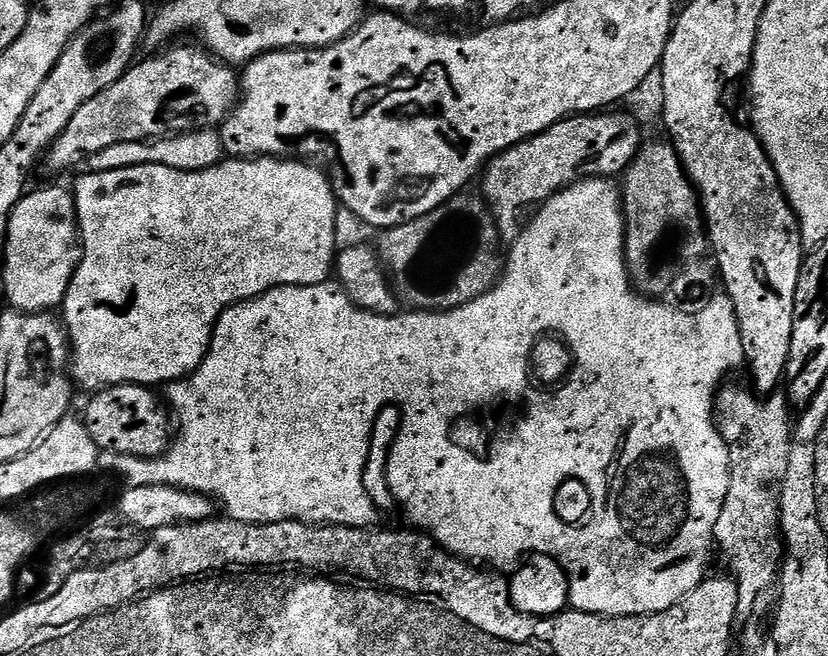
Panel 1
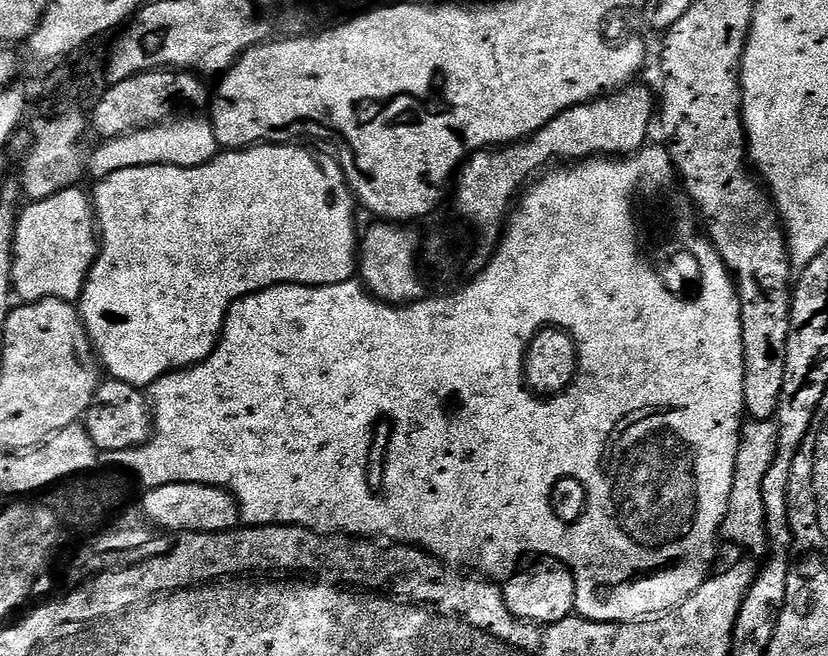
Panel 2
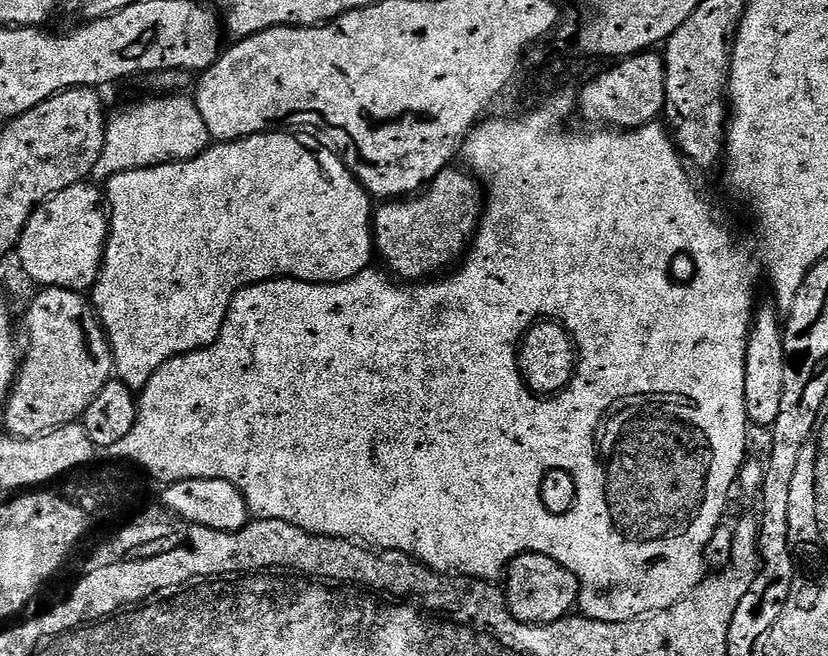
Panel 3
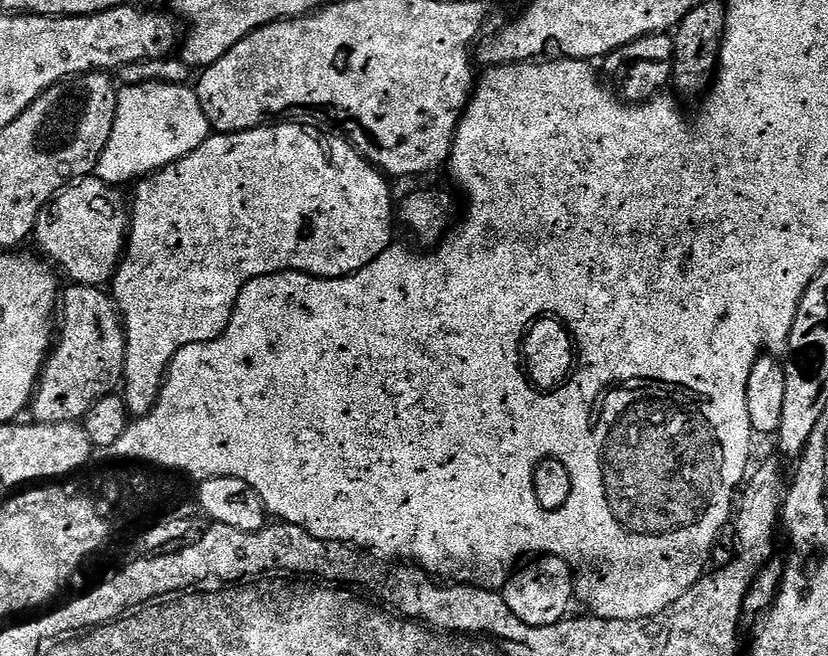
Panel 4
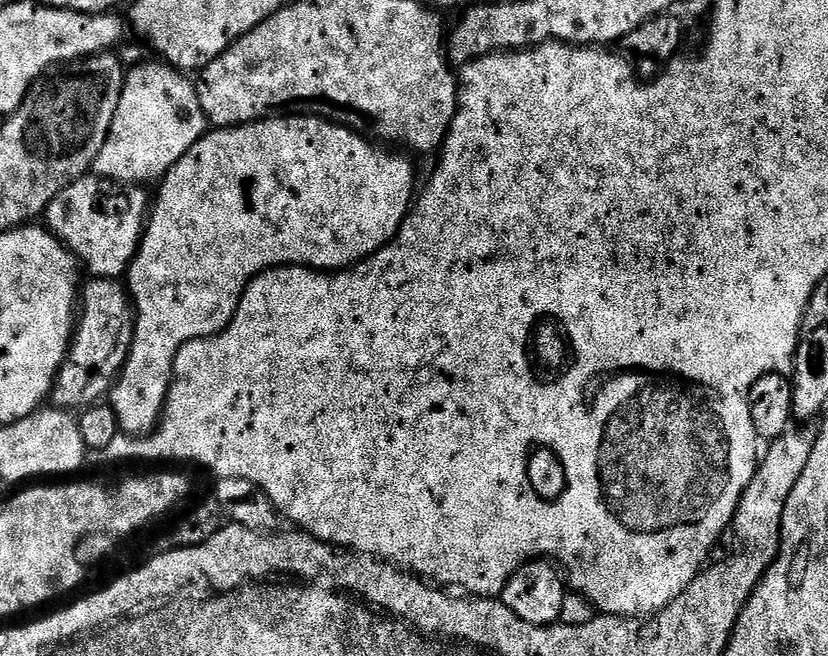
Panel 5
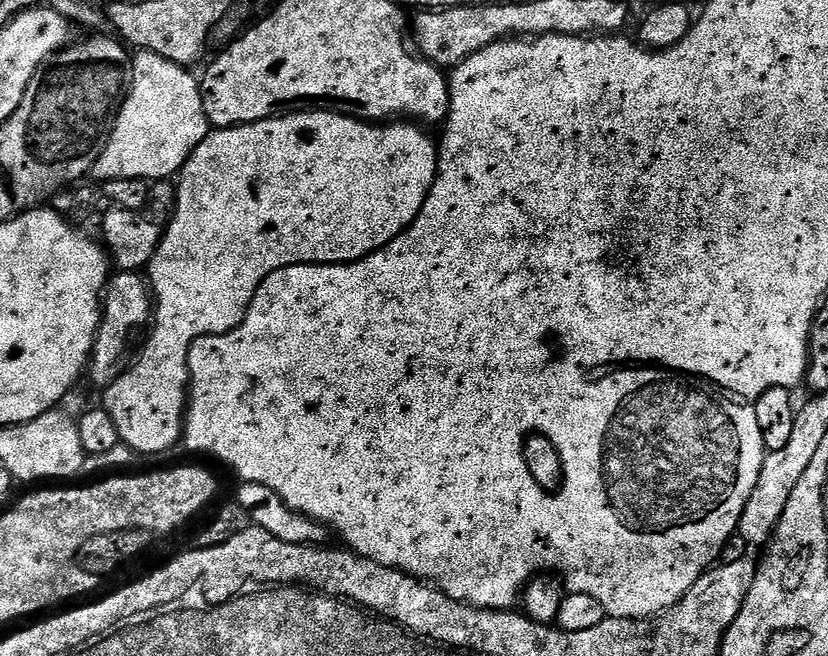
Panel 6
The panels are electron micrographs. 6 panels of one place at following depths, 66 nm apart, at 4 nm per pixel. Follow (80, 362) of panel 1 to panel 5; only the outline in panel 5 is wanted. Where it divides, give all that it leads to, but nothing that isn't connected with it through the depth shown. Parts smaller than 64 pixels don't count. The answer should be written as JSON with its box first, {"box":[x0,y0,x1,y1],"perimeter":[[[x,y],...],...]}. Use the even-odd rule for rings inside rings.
{"box":[110,114,417,438],"perimeter":[[[277,114],[267,120],[255,120],[253,124],[205,131],[203,138],[163,177],[160,186],[156,205],[153,208],[151,205],[150,215],[146,220],[142,245],[126,273],[126,287],[134,305],[136,330],[132,334],[128,363],[124,365],[118,382],[113,383],[110,393],[110,403],[118,414],[121,429],[133,438],[143,437],[147,428],[155,429],[161,423],[172,389],[176,359],[182,346],[186,346],[186,342],[191,340],[201,340],[223,332],[236,317],[236,312],[240,309],[240,299],[244,297],[244,292],[253,278],[261,276],[271,268],[289,266],[315,268],[322,272],[355,268],[396,239],[404,220],[414,207],[414,197],[417,195],[416,168],[406,157],[399,156],[396,150],[389,150],[359,132],[353,132],[343,124],[334,124],[327,118],[303,114]]]}

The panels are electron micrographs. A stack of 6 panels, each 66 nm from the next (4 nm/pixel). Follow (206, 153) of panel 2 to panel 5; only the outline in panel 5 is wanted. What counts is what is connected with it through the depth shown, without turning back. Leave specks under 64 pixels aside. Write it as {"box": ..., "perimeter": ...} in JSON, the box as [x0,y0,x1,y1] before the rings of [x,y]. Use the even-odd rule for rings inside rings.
{"box":[95,62,206,186],"perimeter":[[[163,62],[155,63],[140,64],[133,72],[131,69],[125,75],[122,102],[118,102],[118,114],[114,114],[114,126],[110,130],[106,146],[102,146],[102,154],[98,154],[96,159],[95,175],[113,182],[133,180],[136,183],[133,185],[136,186],[140,186],[143,180],[159,181],[203,138],[206,121],[195,83],[185,73],[177,72]]]}

